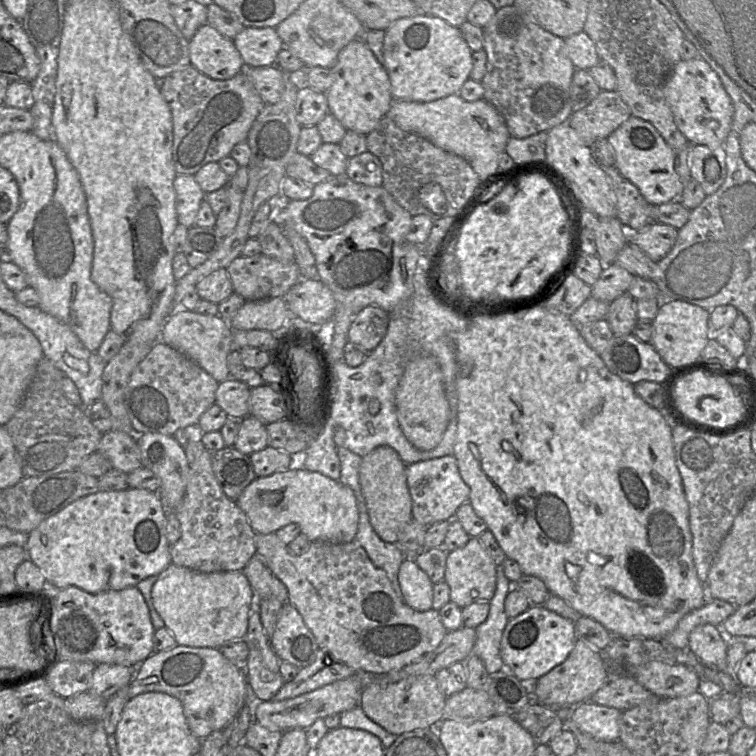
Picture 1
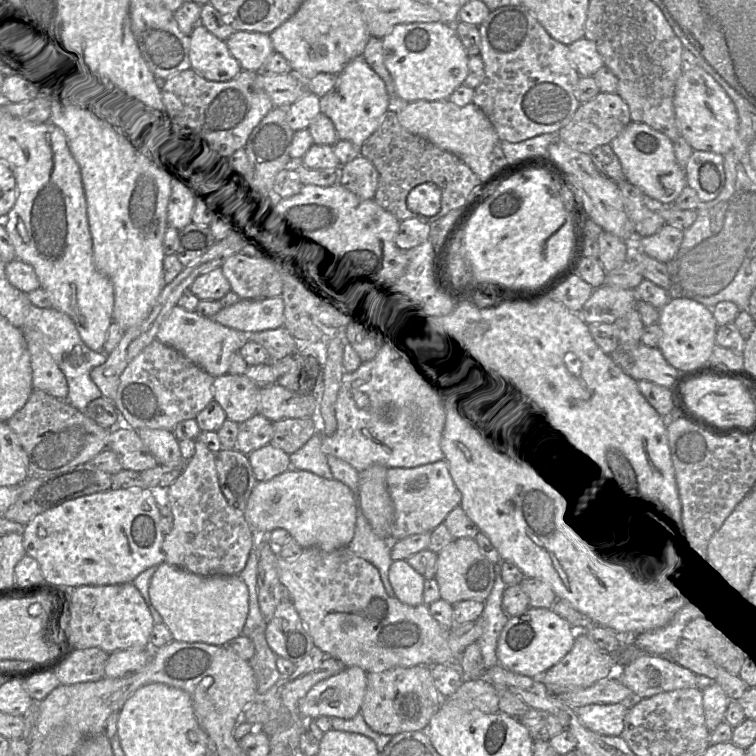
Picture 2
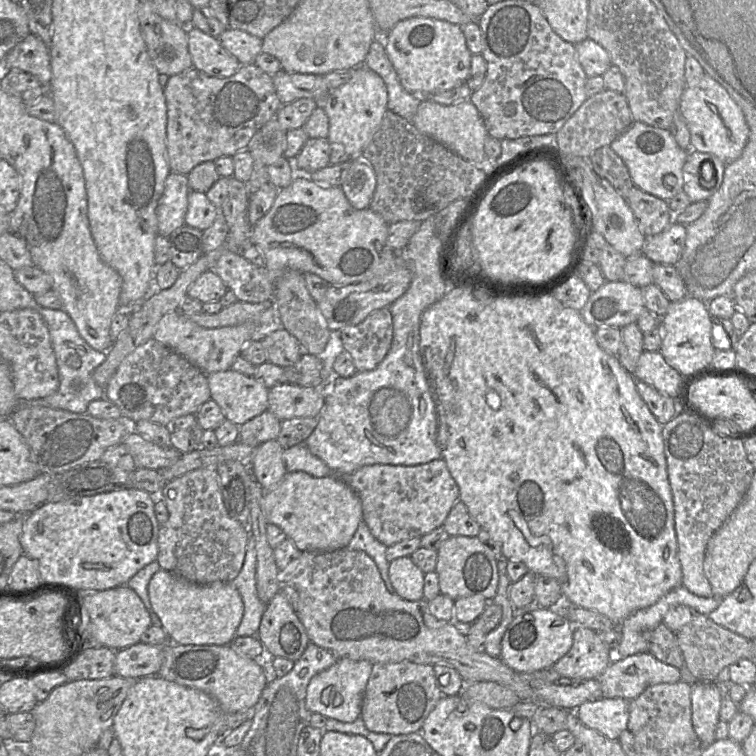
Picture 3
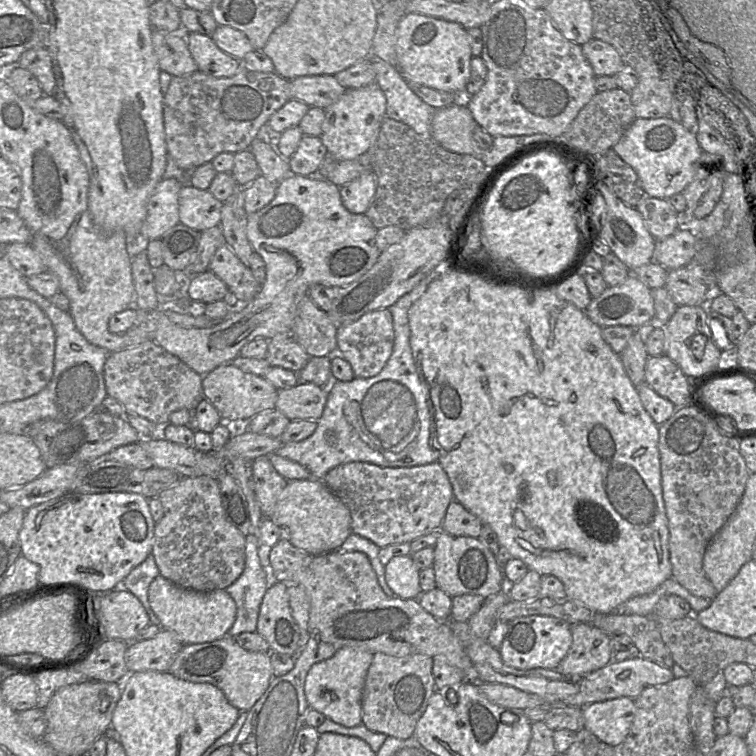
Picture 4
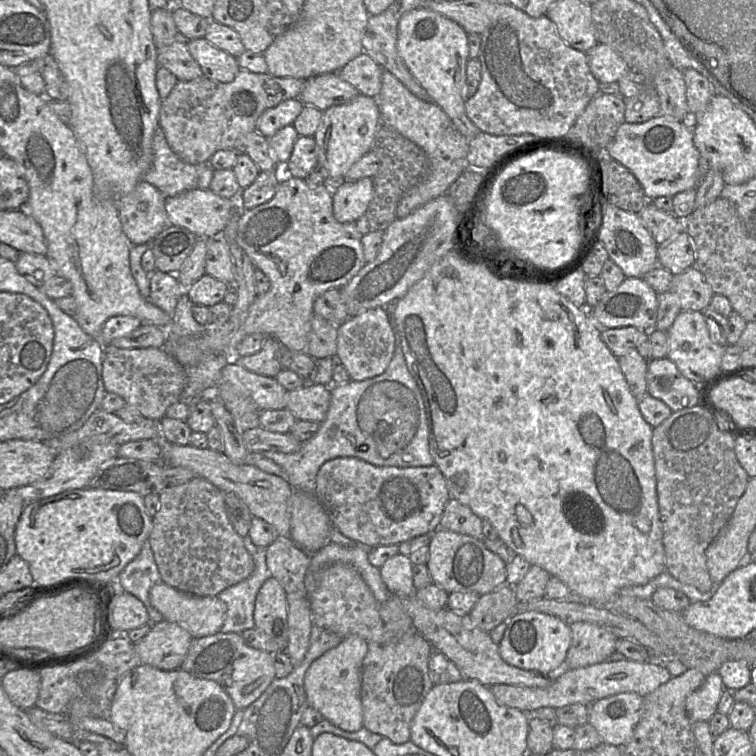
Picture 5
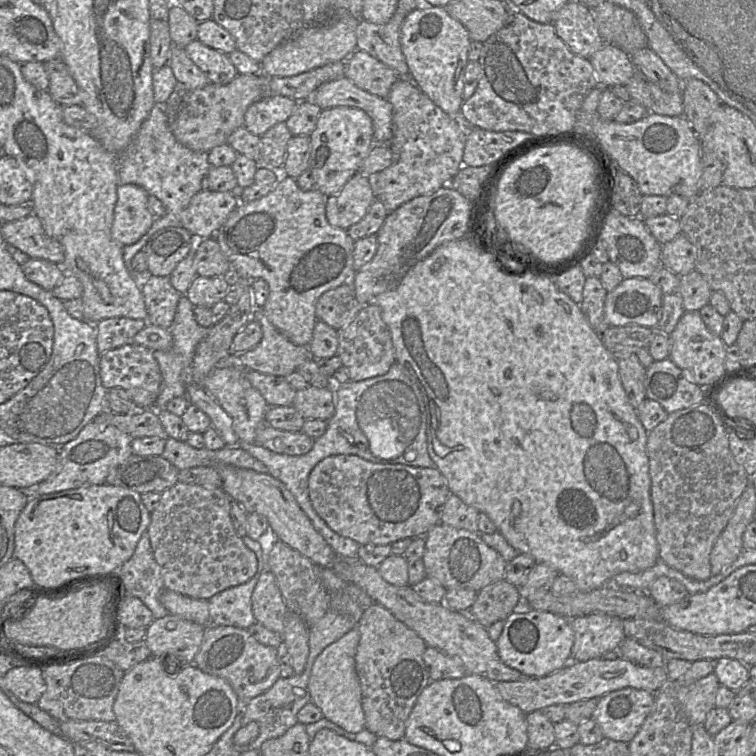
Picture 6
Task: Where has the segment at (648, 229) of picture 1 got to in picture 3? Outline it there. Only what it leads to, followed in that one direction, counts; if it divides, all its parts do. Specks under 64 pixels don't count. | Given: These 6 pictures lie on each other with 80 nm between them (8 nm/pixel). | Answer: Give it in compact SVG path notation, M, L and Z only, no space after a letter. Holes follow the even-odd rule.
M673 222L663 232L645 237L640 254L653 264L674 266L682 255L685 237L686 226Z

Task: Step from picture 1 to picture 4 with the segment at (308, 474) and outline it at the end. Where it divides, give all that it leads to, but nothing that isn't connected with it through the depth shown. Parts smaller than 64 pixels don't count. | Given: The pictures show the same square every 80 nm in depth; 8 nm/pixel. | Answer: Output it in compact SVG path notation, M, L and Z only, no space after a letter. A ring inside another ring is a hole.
M298 479L288 481L279 495L270 519L283 530L289 541L311 556L334 552L345 542L351 531L351 514L349 508L334 495L323 481L318 479Z

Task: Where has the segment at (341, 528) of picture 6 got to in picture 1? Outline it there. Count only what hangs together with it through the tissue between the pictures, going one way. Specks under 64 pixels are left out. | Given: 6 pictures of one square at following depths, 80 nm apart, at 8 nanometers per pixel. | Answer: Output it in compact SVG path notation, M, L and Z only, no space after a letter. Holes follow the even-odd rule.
M443 456L406 466L407 485L412 499L412 518L423 525L453 520L457 509L469 502L470 488L462 479L456 458Z

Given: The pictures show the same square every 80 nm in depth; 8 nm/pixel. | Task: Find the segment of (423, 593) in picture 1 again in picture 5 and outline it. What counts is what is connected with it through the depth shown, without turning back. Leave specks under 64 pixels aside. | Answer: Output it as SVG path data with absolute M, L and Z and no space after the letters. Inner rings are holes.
M394 555L379 569L383 582L393 595L414 596L416 589L413 584L413 564L408 556Z

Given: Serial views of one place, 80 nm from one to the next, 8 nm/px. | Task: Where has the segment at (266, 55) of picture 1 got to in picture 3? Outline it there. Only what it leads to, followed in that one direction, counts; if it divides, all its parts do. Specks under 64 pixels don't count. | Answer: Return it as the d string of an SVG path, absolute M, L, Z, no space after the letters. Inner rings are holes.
M226 29L218 39L241 65L254 64L256 57L262 53L263 40L243 30Z

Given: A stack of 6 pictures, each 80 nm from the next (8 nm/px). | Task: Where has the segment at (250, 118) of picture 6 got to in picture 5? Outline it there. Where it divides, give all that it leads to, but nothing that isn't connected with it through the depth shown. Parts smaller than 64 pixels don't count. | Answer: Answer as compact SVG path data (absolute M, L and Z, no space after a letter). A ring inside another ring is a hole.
M289 99L265 110L256 124L256 132L269 138L285 126L292 125L305 105L299 99Z

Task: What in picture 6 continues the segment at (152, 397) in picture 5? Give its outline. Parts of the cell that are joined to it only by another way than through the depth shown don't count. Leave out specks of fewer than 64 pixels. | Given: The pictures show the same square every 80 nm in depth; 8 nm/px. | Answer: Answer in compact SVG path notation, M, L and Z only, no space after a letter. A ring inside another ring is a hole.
M126 344L108 350L99 357L99 370L101 383L105 389L122 388L138 408L153 409L162 382L159 365L153 357L153 351L138 344Z

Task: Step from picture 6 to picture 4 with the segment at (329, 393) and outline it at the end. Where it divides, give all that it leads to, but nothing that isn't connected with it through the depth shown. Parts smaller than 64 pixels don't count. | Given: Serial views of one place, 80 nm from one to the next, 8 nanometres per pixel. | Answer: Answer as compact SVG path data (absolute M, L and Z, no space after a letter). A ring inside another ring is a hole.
M313 383L278 390L276 409L292 420L318 421L327 401L328 394Z

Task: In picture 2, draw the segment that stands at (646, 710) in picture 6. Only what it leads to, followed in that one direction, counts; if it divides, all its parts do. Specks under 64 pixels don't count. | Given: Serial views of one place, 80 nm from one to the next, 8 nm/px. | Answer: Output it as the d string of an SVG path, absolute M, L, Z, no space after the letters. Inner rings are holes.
M588 704L576 709L581 723L588 729L607 736L620 736L624 717L631 704Z

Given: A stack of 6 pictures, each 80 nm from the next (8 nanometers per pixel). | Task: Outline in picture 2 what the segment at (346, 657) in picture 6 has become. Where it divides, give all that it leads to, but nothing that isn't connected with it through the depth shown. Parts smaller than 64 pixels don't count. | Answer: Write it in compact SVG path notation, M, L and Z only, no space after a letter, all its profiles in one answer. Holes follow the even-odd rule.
M358 666L316 683L299 702L305 720L320 716L351 719L361 712L367 686L367 672Z

